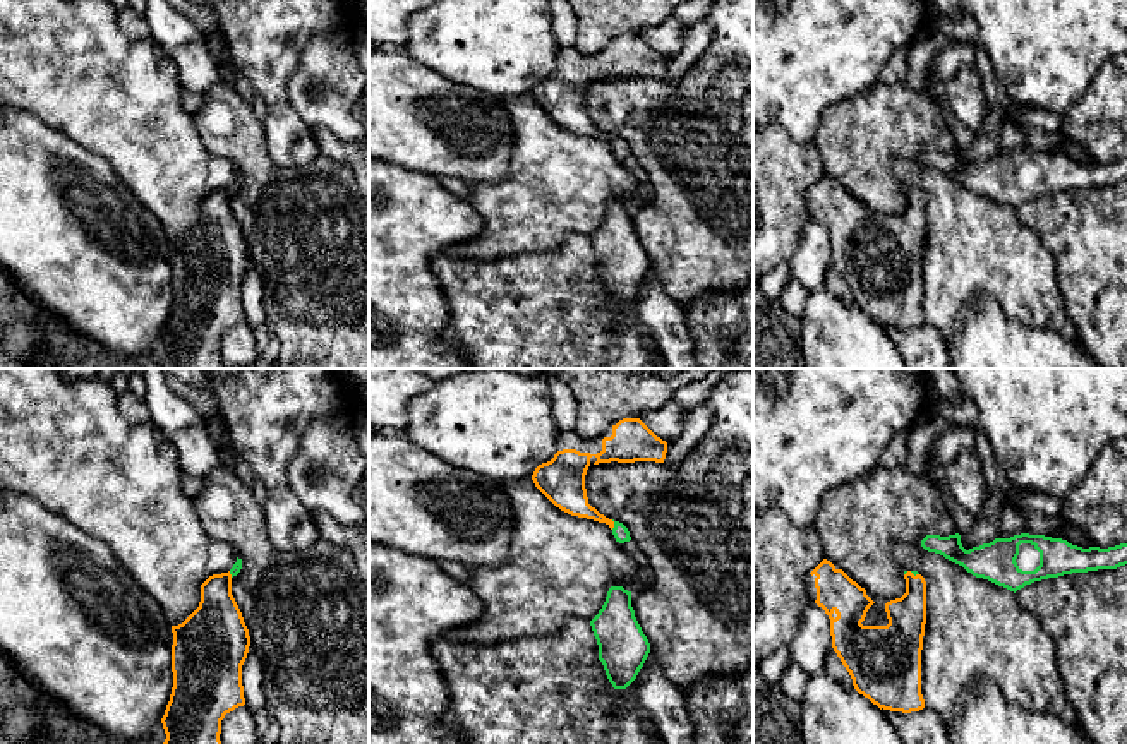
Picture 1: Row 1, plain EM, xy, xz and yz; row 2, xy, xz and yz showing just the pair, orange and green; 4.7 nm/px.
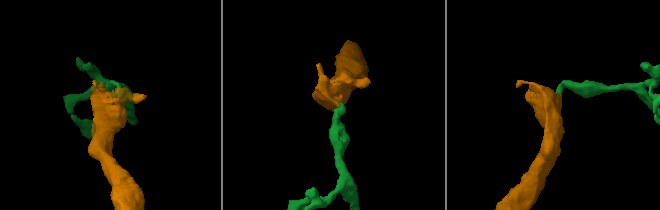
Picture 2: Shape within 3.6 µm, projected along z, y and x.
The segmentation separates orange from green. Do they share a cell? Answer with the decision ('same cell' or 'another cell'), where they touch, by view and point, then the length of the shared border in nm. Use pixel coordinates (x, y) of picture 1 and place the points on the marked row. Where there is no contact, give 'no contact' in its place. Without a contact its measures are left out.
same cell | xz (613, 525) | 50 nm

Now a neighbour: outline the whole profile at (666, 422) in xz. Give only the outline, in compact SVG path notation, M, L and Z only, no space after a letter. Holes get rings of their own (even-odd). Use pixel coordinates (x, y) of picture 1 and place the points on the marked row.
M669 401L659 410L647 411L640 420L667 444L678 439L683 432L684 415L691 408Z

